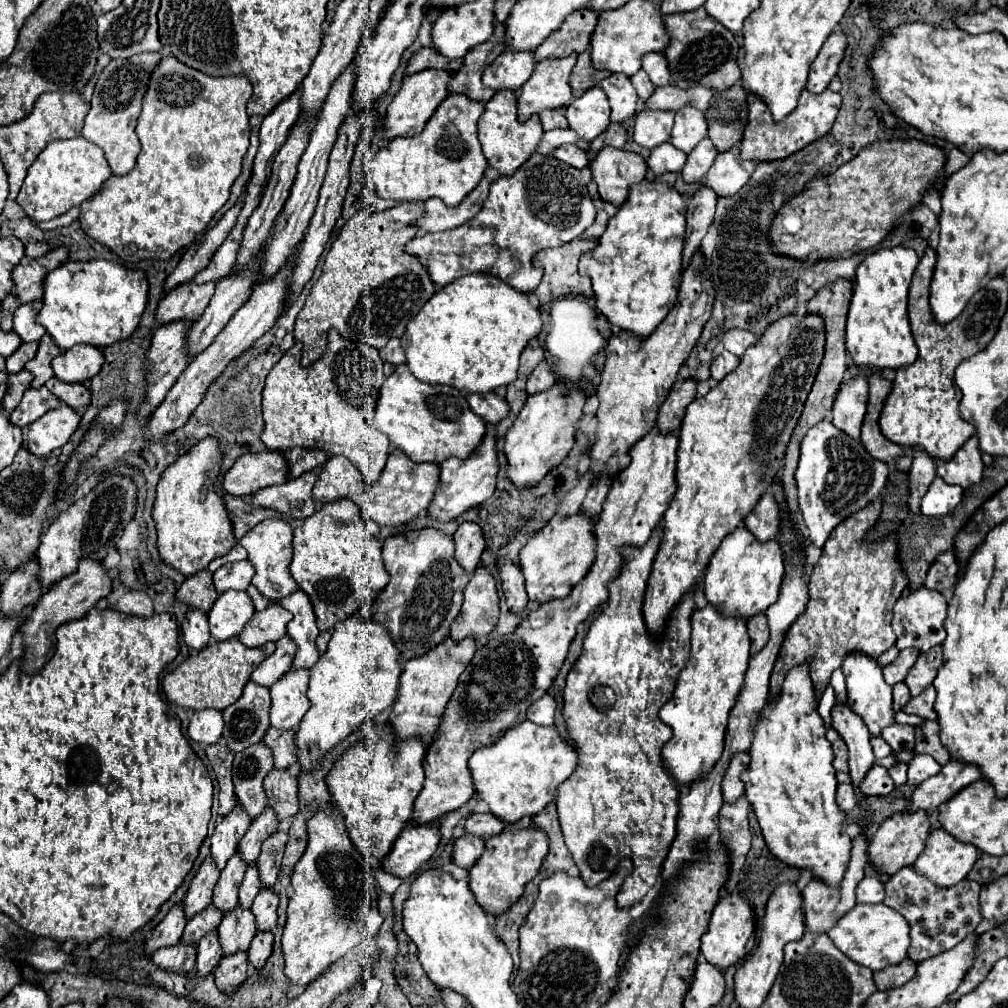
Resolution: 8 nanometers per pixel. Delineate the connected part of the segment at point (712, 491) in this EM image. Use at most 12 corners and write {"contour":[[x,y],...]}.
{"contour":[[784,316],[678,434],[654,636],[782,470],[824,358]]}

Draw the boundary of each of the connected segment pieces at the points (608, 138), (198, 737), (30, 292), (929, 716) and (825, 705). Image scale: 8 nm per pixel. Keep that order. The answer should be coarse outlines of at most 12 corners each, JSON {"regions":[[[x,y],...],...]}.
{"regions":[[[610,124],[590,142],[588,154],[598,154],[604,146],[624,148],[626,130]],[[218,710],[192,712],[186,736],[202,746],[218,742]],[[46,260],[22,262],[12,270],[20,304],[42,298]],[[928,686],[902,710],[926,720],[936,720],[936,690]],[[828,684],[818,712],[824,718],[826,726],[830,726],[830,710],[836,704],[832,686]]]}

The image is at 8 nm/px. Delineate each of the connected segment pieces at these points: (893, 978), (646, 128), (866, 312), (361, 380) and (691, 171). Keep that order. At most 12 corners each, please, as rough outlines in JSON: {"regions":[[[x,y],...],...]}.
{"regions":[[[904,960],[874,972],[878,990],[892,990],[916,974],[916,964]],[[642,110],[636,116],[634,142],[656,148],[668,142],[672,112]],[[916,252],[858,266],[846,324],[856,366],[918,358],[906,310]],[[296,342],[262,392],[268,450],[318,448],[380,478],[378,350]],[[710,138],[688,154],[684,182],[700,182],[716,152]]]}

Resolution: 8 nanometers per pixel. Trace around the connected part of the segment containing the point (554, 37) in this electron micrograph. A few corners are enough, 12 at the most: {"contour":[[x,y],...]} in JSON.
{"contour":[[576,10],[534,58],[566,58],[590,48],[598,14]]}

